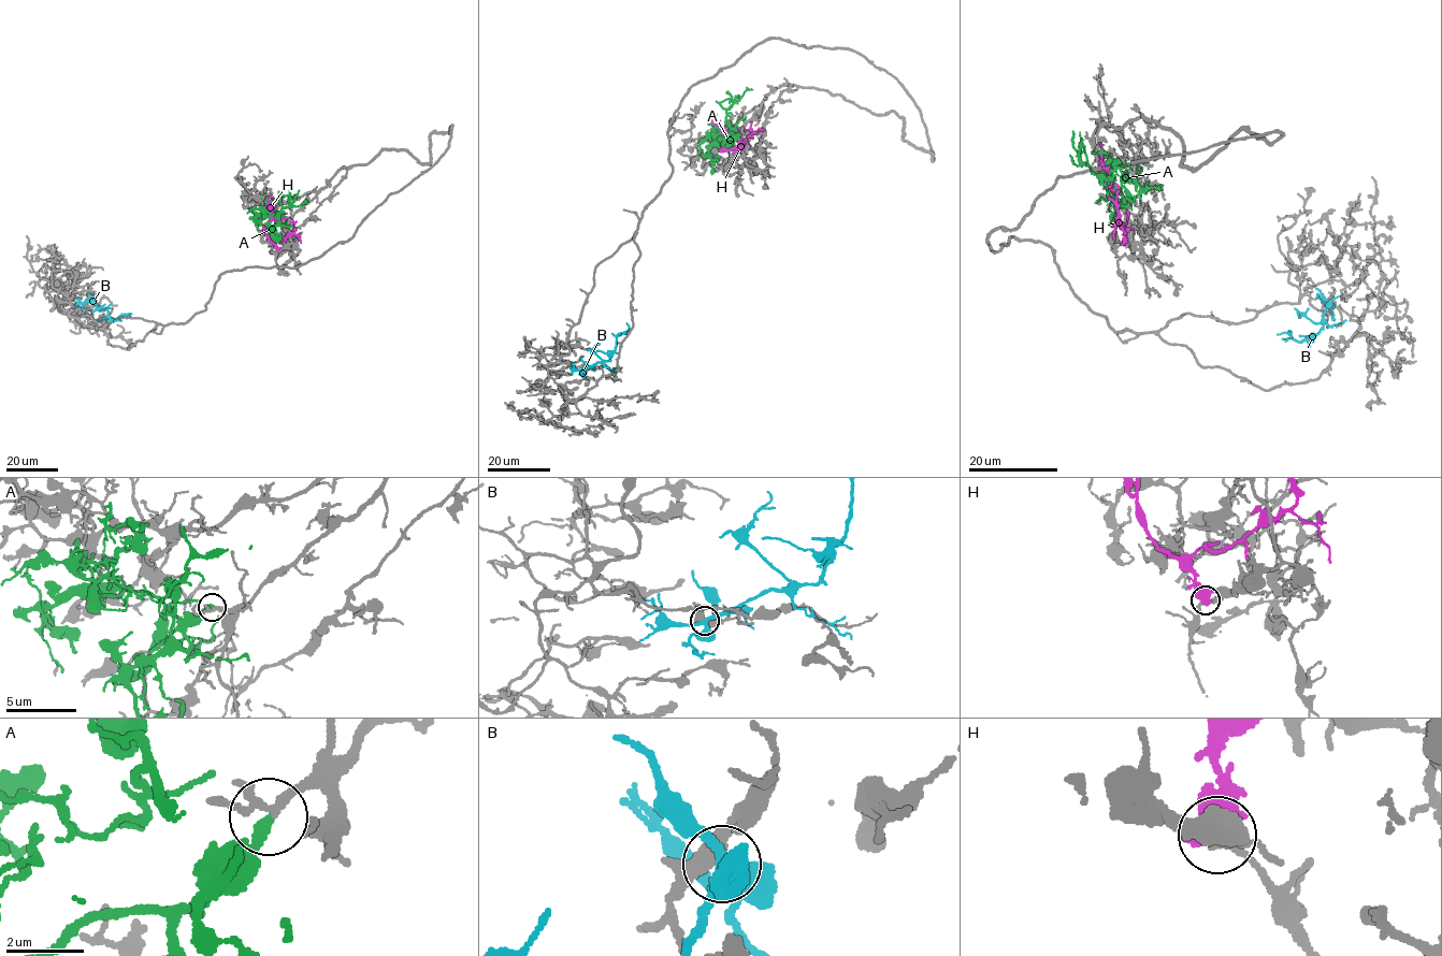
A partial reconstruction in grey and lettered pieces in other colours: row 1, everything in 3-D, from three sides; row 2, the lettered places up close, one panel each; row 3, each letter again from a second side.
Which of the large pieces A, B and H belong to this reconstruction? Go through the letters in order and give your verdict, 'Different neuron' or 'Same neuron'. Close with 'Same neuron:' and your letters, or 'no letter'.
A: Same neuron
B: Different neuron
H: Different neuron
Same neuron: A

